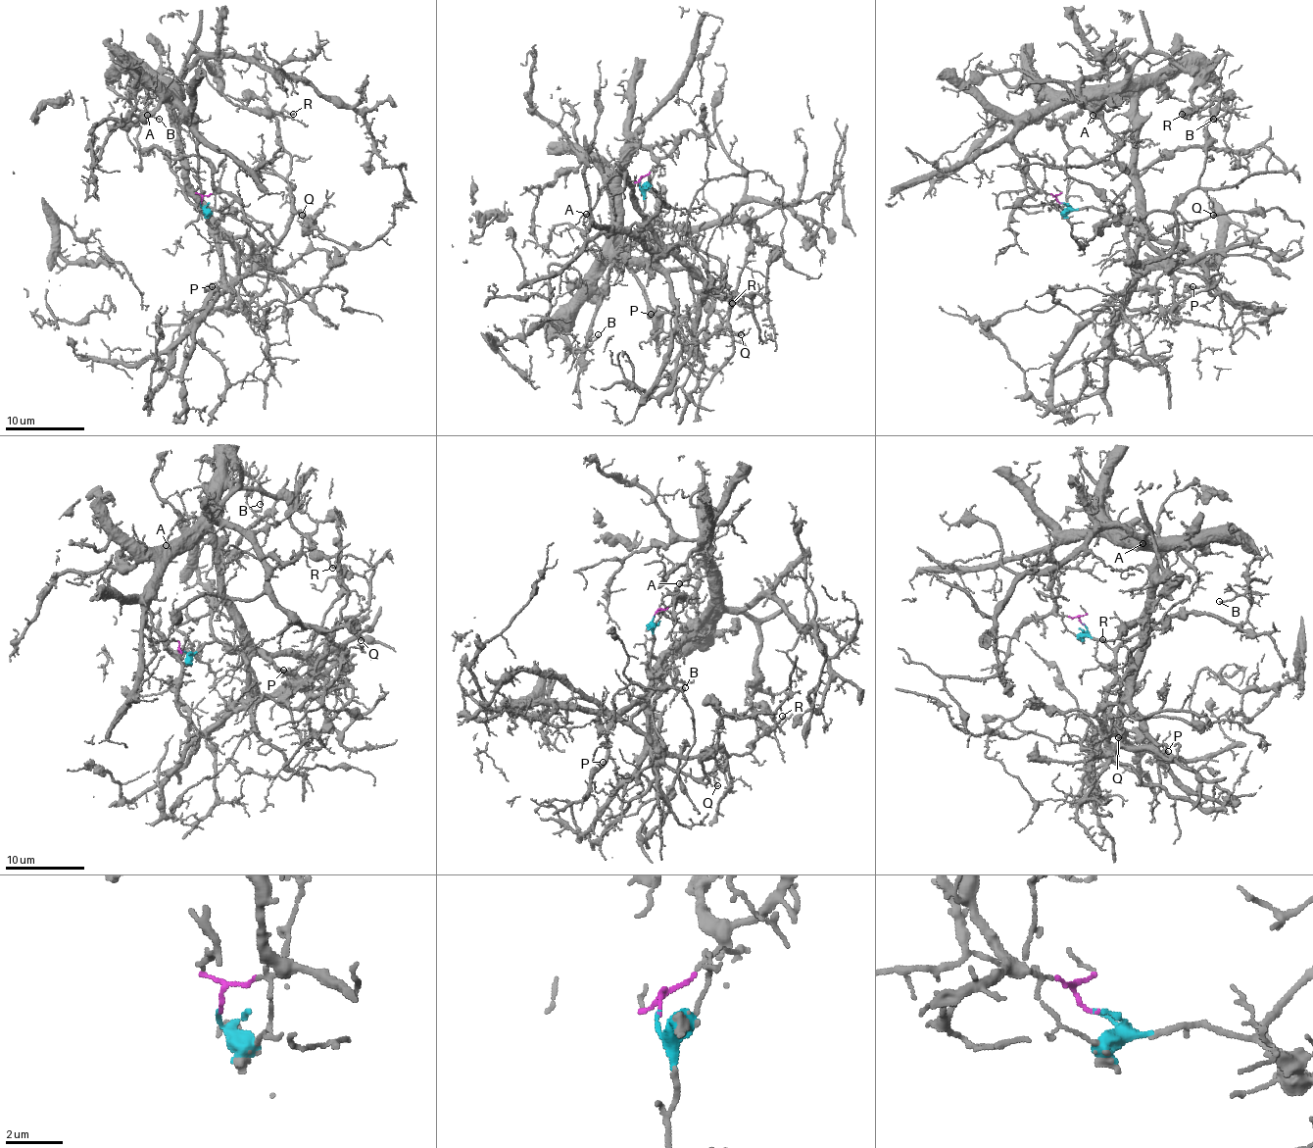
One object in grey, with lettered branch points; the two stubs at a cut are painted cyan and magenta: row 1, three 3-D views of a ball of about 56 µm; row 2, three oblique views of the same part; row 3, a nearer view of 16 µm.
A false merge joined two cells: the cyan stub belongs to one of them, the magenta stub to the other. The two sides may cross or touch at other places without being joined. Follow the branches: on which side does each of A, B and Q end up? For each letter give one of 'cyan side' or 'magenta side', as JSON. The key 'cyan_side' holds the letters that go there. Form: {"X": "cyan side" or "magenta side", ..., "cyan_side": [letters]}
{"A": "magenta side", "B": "magenta side", "Q": "cyan side", "cyan_side": ["Q"]}

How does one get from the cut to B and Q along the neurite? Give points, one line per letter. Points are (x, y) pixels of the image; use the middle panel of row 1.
B: (639, 182), (655, 158), (637, 134), (622, 165), (603, 274), (553, 337), (585, 350), (599, 333)
Q: (639, 182), (645, 194), (643, 232), (656, 246), (676, 250), (714, 294), (730, 296), (724, 329), (740, 333)

